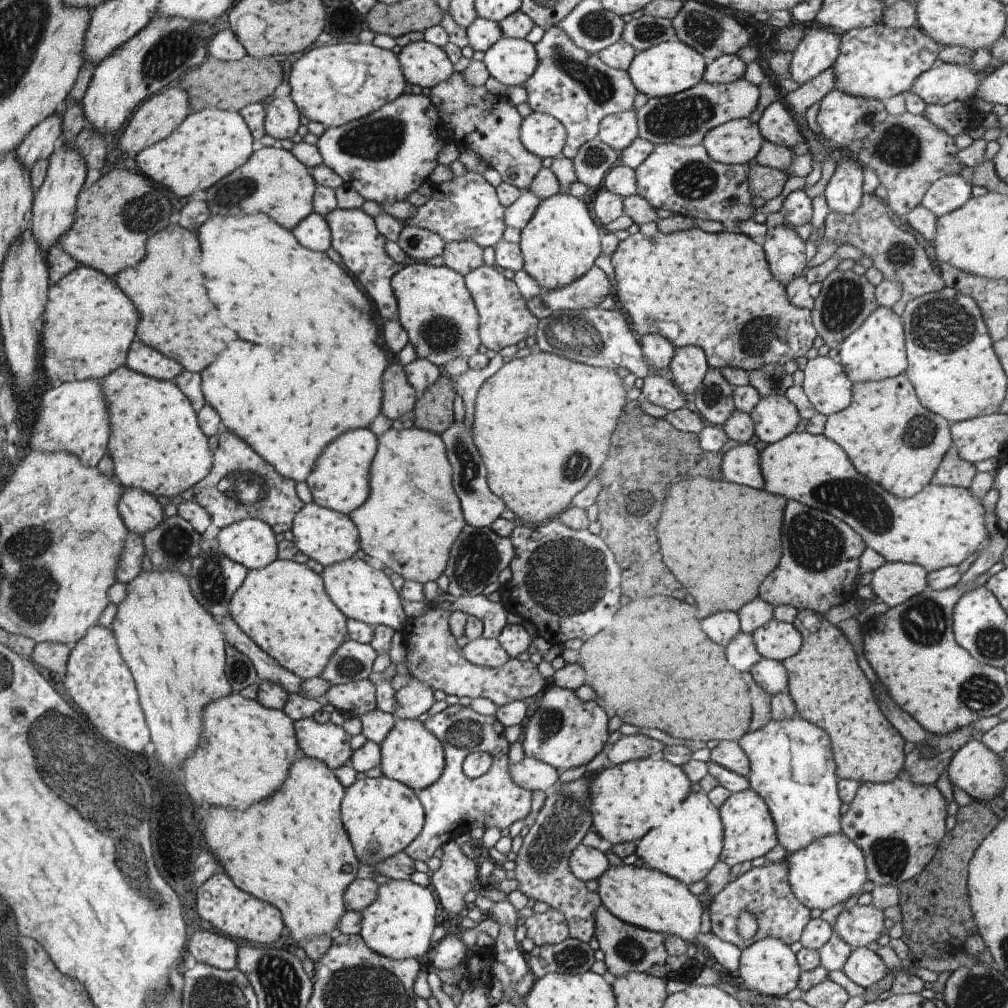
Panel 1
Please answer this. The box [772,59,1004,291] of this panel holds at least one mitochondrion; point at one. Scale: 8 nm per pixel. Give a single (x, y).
(899, 147)

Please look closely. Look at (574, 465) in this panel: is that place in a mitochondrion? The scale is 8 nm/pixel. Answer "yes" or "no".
yes

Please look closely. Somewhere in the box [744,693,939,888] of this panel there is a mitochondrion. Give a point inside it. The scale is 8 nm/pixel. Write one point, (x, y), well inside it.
(890, 856)

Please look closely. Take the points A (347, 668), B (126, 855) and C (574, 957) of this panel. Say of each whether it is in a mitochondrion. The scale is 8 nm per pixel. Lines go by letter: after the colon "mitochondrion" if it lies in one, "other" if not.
A: mitochondrion
B: mitochondrion
C: mitochondrion

